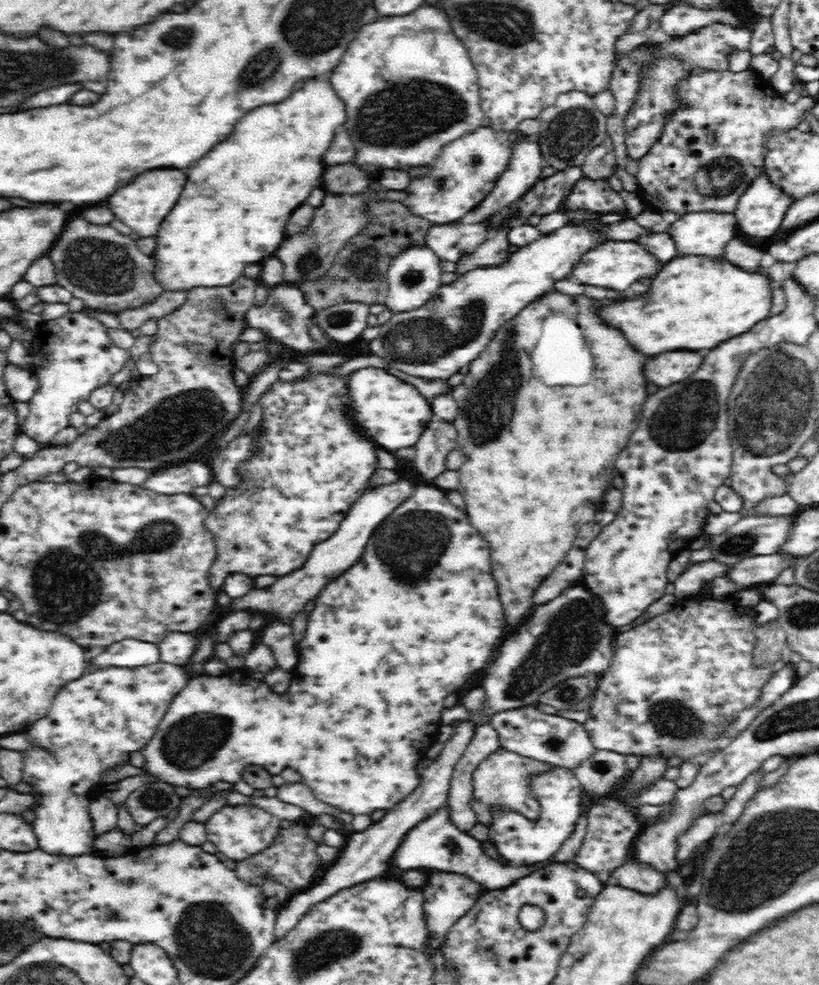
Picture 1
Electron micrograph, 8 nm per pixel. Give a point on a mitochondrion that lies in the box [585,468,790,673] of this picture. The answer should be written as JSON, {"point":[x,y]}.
{"point":[743,541]}

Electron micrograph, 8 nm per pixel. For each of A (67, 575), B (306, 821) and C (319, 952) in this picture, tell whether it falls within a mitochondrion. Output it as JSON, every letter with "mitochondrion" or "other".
{"A":"mitochondrion","B":"other","C":"mitochondrion"}

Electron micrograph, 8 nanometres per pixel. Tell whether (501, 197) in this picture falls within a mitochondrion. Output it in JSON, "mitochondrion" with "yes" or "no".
{"mitochondrion":"no"}

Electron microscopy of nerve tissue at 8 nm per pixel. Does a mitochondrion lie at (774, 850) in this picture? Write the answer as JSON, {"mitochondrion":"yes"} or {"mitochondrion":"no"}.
{"mitochondrion":"yes"}

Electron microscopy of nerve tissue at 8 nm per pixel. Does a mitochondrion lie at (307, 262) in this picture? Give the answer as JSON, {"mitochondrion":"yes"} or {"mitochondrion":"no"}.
{"mitochondrion":"yes"}

